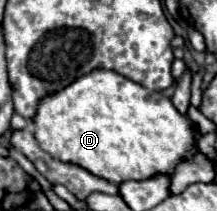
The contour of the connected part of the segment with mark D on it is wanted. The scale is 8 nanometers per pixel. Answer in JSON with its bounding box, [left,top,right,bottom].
[33,69,195,185]

